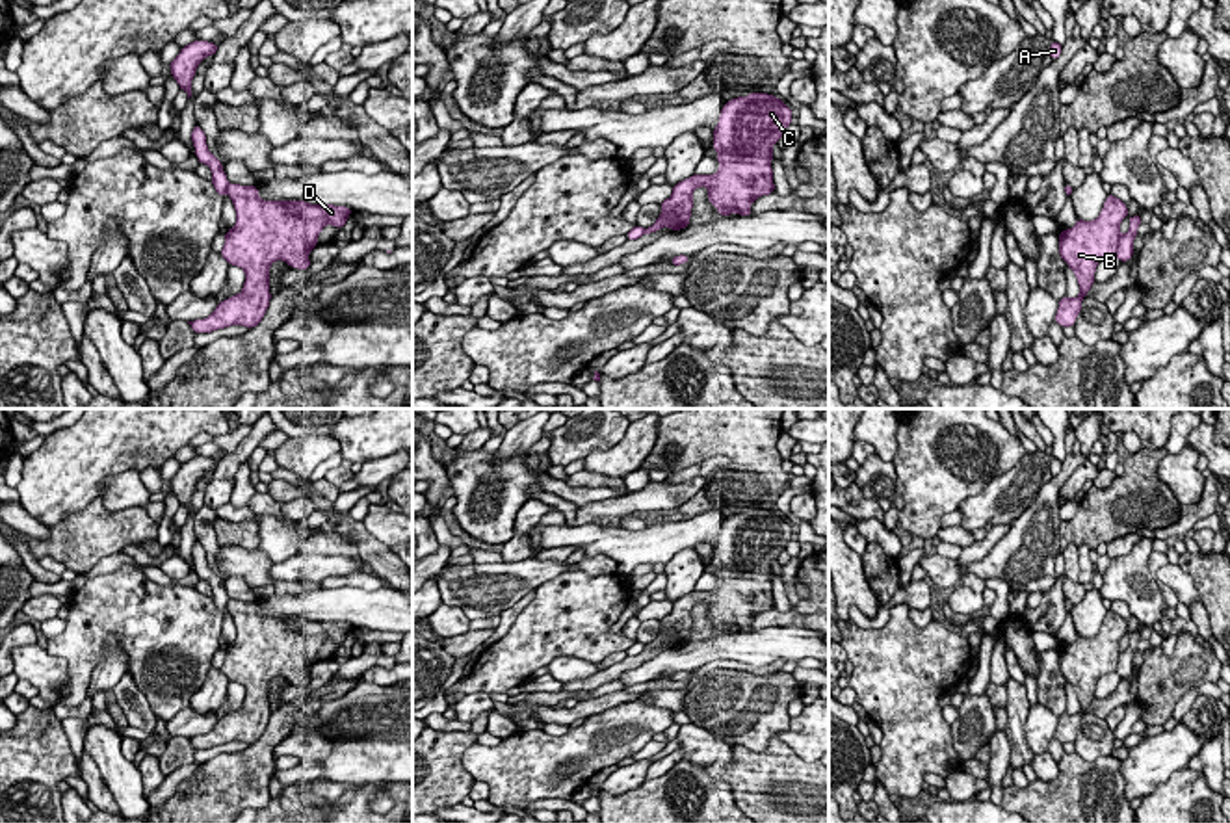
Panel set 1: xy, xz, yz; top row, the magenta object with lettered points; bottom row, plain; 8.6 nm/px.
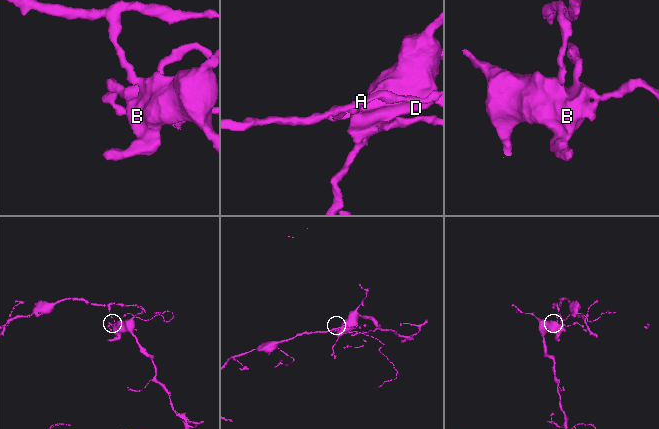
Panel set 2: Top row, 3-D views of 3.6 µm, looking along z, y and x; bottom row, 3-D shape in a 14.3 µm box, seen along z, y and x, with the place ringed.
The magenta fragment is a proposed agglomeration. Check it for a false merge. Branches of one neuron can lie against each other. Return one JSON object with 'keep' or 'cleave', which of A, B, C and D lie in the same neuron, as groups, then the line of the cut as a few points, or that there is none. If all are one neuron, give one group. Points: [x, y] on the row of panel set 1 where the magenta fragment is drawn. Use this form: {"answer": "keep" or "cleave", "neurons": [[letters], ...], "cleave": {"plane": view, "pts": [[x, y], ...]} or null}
{"answer": "cleave", "neurons": [["A"], ["B", "C", "D"]], "cleave": {"plane": "xy", "pts": [[229, 184], [225, 192]]}}

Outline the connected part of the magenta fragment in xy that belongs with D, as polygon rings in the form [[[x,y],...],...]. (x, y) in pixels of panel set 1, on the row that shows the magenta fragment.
[[[229,184],[227,193],[236,210],[236,225],[227,230],[219,253],[245,271],[245,282],[240,294],[217,303],[208,318],[188,321],[197,334],[230,325],[256,327],[271,299],[269,266],[284,260],[290,268],[308,269],[308,253],[323,227],[342,229],[353,212],[305,201],[262,201],[256,186]]]

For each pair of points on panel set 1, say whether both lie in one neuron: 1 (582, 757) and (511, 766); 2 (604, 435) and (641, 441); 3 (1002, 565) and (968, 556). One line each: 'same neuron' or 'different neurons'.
1: same neuron
2: different neurons
3: different neurons

